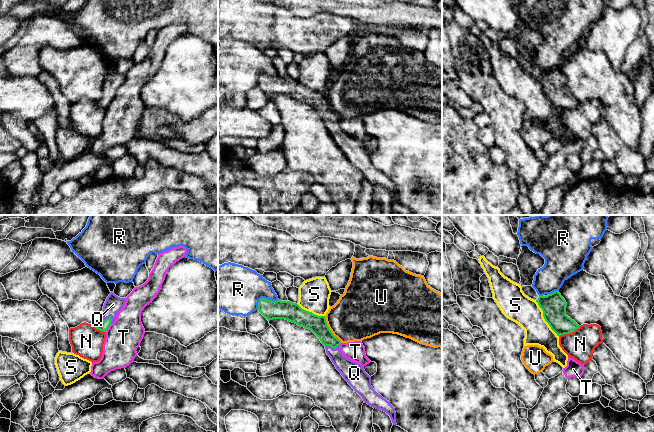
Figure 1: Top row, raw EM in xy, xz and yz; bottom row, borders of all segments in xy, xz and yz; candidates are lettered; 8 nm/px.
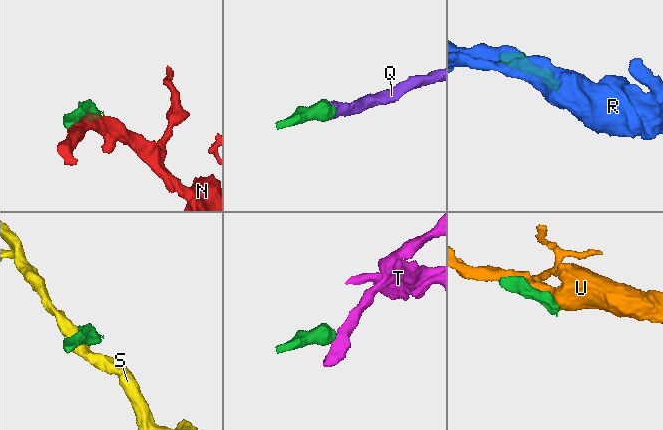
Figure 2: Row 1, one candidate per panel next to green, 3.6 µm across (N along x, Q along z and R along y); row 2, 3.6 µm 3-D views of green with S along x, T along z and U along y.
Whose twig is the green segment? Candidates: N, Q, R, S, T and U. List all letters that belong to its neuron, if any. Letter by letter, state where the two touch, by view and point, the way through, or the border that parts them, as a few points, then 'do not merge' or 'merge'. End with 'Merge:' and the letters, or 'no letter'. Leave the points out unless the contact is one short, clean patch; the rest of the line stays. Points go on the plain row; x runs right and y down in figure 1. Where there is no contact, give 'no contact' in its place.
N: contact yz (569, 108); do not merge
Q: contact xz (332, 123); way xz (317, 100), (332, 123), (335, 131), (351, 147); merge
R: contact xz (264, 74); do not merge
S: contact yz (544, 94); border yz (535, 76), (542, 87), (544, 96), (558, 112); do not merge
T: contact xy (108, 103); border xy (111, 100), (105, 107); do not merge
U: contact xz (329, 105); border xz (324, 92), (328, 104), (341, 118); do not merge
Merge: Q

